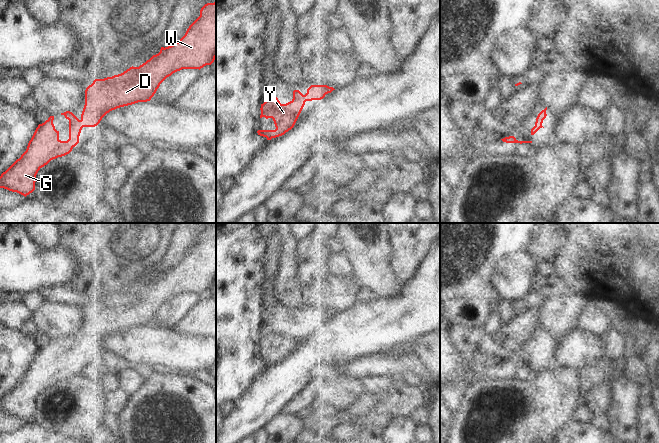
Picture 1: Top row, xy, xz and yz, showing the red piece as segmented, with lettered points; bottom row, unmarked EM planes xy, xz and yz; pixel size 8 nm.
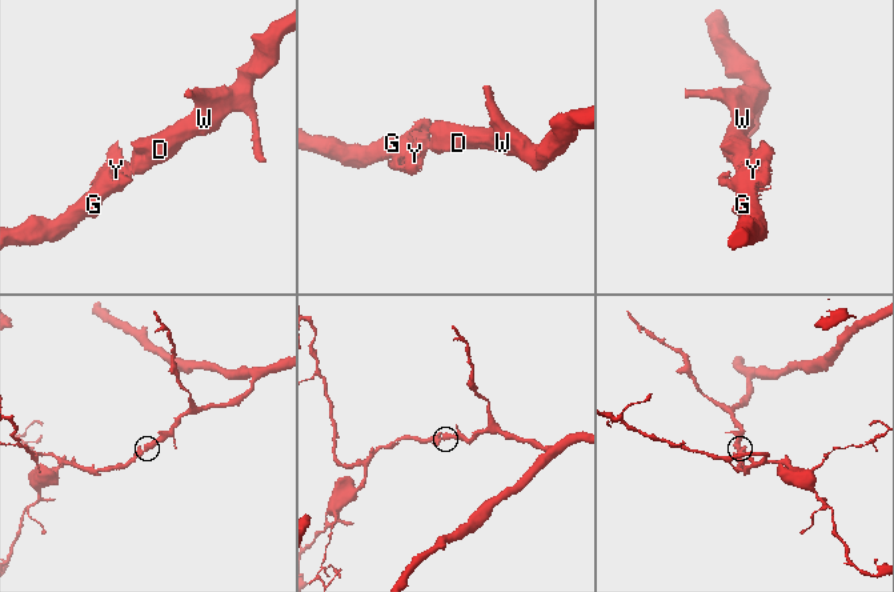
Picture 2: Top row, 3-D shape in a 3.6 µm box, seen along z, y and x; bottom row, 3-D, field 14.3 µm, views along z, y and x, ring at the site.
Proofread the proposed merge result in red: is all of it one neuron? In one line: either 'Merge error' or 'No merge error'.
No merge error.

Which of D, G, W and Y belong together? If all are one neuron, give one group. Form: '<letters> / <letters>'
D G W Y

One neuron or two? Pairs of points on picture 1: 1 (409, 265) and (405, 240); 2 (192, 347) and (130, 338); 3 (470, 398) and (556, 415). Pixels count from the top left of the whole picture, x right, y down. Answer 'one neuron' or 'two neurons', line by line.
1: one neuron
2: one neuron
3: one neuron

